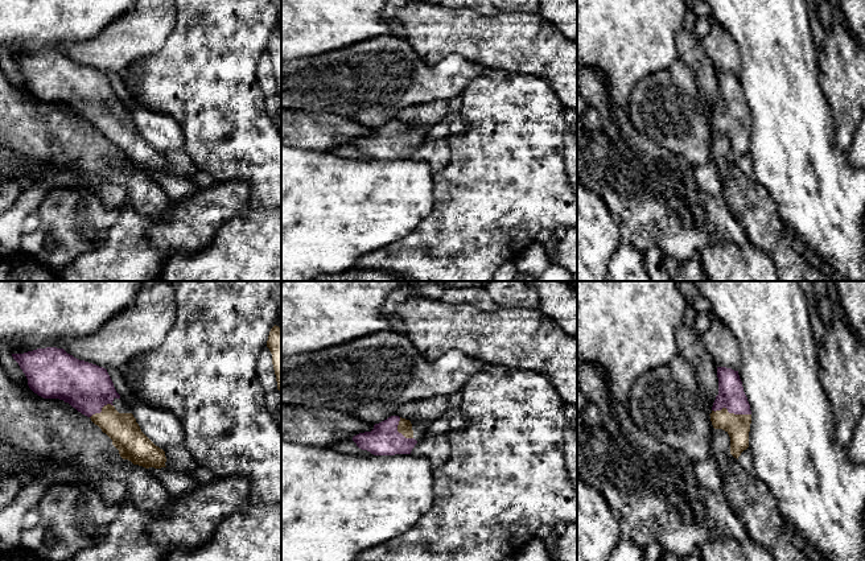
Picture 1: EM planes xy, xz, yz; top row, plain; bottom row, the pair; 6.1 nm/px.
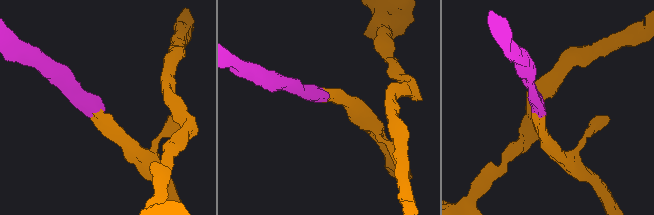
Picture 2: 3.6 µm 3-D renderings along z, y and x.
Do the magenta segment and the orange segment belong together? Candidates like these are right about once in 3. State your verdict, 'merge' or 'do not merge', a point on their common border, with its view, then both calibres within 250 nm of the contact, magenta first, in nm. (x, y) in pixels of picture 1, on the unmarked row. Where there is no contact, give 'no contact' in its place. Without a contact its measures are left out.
merge | yz (732, 116) | 160/140 nm

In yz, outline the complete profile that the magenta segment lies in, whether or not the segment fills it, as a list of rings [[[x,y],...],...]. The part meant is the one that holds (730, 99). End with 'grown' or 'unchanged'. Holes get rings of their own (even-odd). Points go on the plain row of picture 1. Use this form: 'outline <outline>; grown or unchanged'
outline [[[717,71],[718,99],[712,111],[710,125],[714,133],[725,135],[730,141],[730,158],[738,164],[741,157],[749,152],[749,136],[751,115],[744,96],[738,75],[726,71]]]; grown

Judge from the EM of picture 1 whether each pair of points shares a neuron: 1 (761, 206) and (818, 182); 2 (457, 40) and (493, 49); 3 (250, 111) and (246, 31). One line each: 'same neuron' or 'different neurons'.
1: different neurons
2: same neuron
3: same neuron

